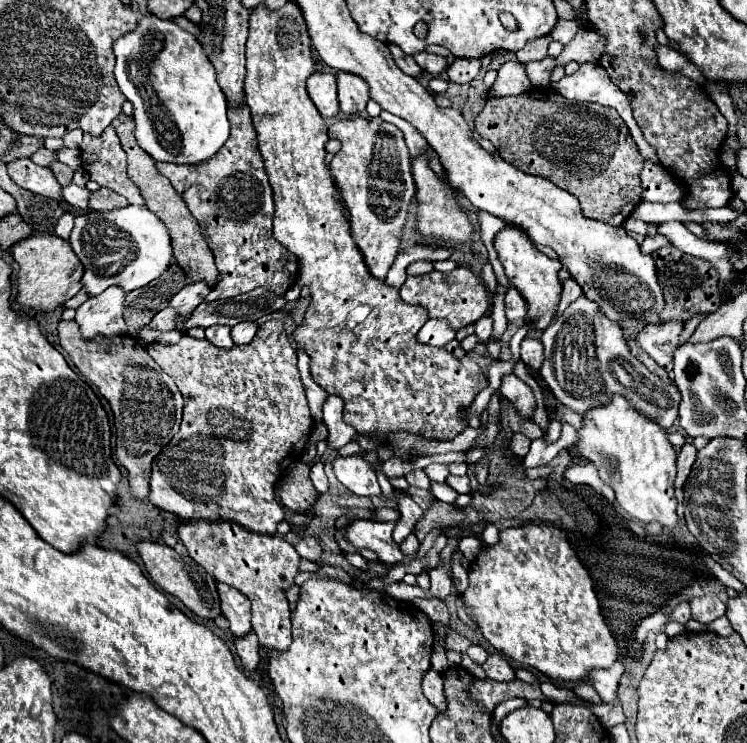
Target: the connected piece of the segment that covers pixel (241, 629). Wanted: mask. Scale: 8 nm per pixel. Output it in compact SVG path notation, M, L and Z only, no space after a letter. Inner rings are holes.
M217 582L219 598L221 598L221 610L223 616L231 624L231 632L241 638L251 632L251 604L249 598L243 596L239 590Z

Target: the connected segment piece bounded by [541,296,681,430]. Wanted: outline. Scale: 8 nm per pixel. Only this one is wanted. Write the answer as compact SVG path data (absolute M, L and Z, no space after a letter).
M587 296L577 298L561 316L557 316L545 328L541 342L545 346L541 376L555 398L571 410L583 414L607 404L615 394L621 394L633 408L655 420L663 430L677 420L681 402L679 390L661 382L631 354L619 324L613 324L603 316L601 308L593 300L587 300Z

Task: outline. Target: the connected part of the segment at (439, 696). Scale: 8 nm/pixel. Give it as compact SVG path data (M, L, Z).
M433 668L423 674L423 692L425 692L427 700L429 700L437 710L443 710L443 706L445 706L443 680L441 680L441 674L435 672Z

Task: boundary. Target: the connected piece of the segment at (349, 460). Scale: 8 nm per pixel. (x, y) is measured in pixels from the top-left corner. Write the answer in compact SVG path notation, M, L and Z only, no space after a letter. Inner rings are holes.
M363 452L351 454L351 456L337 454L333 458L333 472L337 480L357 496L379 496L381 494L375 468L371 466L371 462L365 460Z

